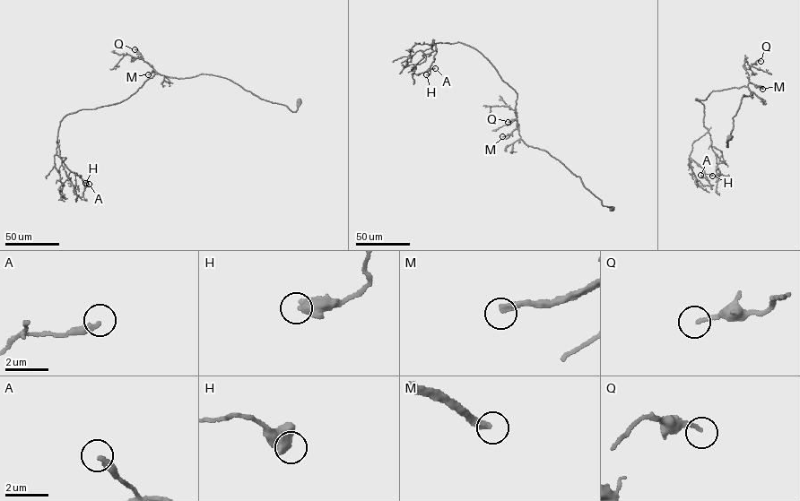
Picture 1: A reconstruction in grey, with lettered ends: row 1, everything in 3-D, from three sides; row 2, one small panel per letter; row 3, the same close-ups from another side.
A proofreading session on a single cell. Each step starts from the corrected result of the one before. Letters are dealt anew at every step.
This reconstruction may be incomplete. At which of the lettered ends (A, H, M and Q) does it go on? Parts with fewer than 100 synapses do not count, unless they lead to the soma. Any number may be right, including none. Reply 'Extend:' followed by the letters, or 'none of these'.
Extend: M

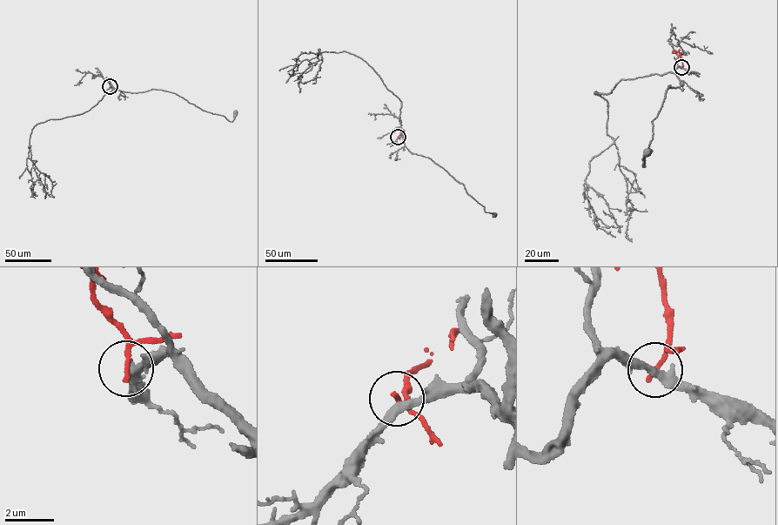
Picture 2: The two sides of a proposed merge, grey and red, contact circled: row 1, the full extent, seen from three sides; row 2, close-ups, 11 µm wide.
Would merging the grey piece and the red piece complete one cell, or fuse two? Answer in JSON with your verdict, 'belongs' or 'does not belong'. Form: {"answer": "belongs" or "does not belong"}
{"answer": "does not belong"}

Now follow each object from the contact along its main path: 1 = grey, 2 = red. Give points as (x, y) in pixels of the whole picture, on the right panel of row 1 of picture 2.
1: (681, 67), (674, 72), (680, 86), (667, 86), (652, 121), (653, 137), (647, 152)
2: (681, 67), (680, 54), (674, 51)

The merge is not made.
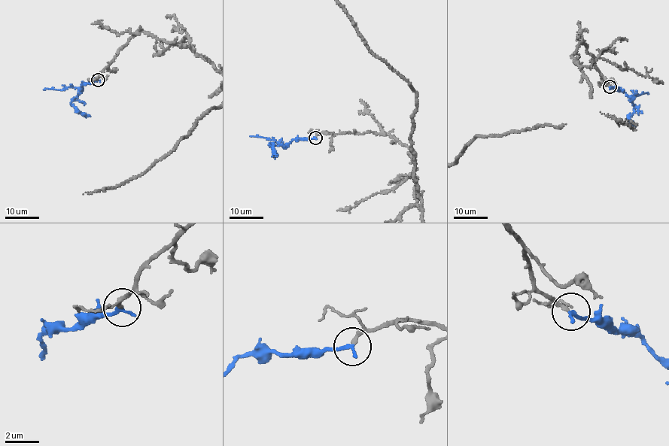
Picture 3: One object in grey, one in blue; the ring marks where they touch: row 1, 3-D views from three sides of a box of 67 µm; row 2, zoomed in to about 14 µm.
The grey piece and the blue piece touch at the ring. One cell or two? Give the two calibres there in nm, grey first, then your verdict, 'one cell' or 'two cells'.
200/240 nm | one cell

